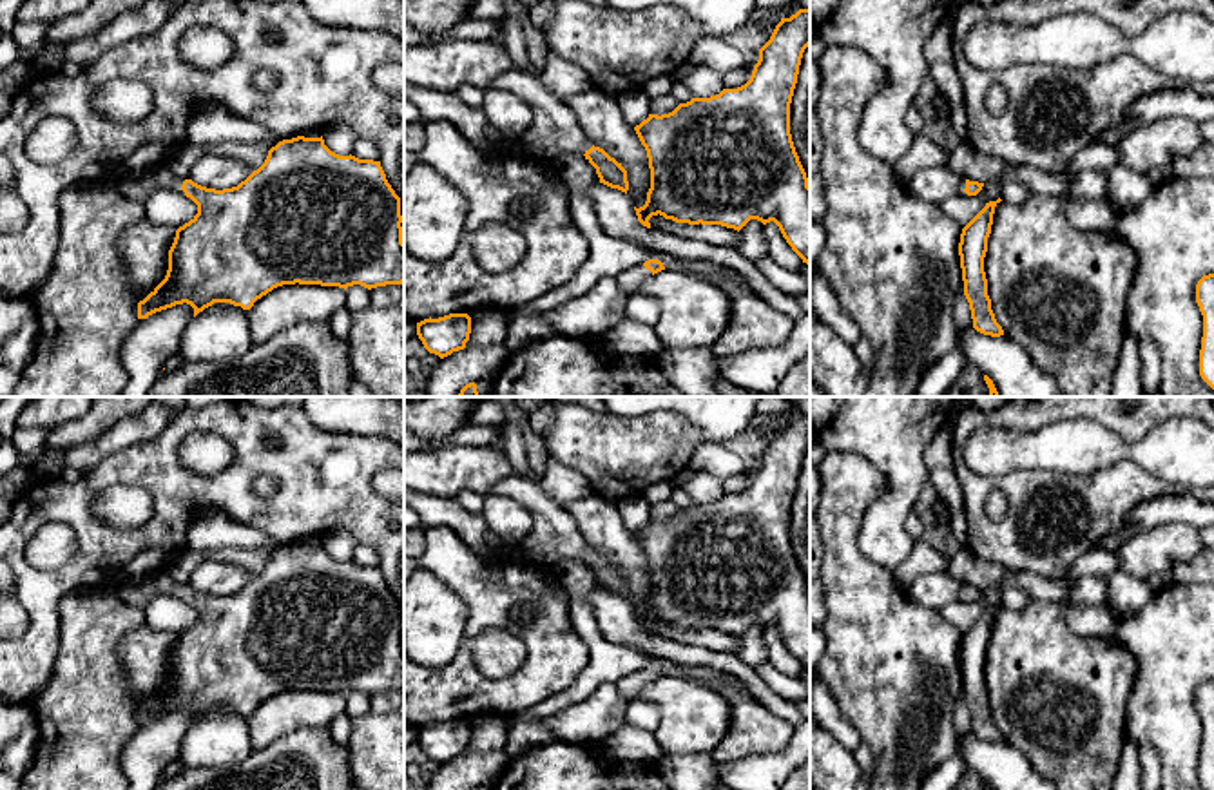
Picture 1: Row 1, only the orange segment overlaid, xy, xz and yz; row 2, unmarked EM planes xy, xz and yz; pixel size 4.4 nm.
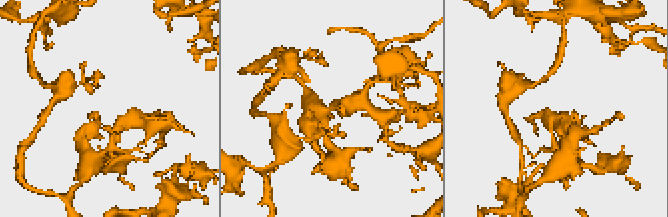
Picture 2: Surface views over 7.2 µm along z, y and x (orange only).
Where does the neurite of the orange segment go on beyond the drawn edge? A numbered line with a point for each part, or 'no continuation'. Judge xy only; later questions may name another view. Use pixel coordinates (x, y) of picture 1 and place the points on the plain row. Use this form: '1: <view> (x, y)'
1: xy (140, 593)

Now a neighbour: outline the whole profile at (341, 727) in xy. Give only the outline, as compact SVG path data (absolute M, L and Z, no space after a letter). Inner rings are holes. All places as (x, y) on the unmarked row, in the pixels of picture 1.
M346 714L337 716L335 721L330 727L332 739L337 745L346 745L348 743L350 730L352 730L352 723L350 723L350 718Z

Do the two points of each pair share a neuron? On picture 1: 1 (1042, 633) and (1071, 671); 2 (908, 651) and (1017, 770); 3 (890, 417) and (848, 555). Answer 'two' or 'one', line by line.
1: one
2: two
3: two

